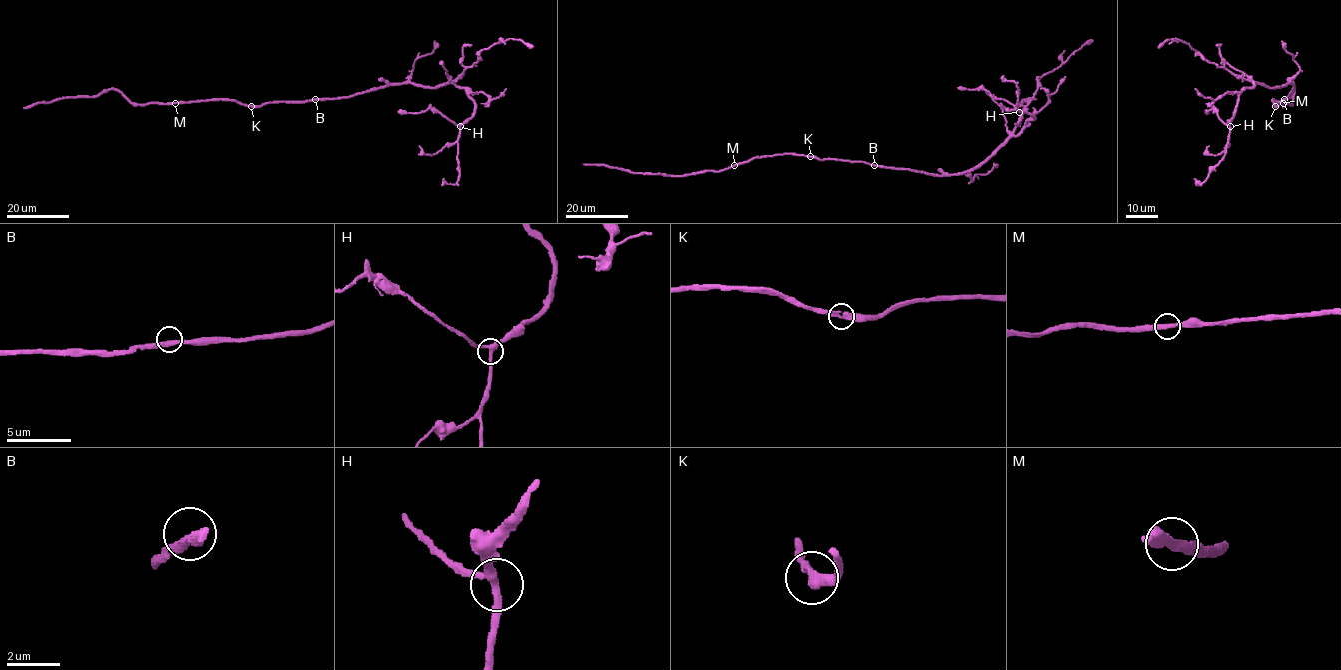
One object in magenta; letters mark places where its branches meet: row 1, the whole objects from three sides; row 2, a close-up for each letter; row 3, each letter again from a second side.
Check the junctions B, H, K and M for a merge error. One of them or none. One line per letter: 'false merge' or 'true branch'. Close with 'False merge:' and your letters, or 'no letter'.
B: true branch
H: true branch
K: true branch
M: true branch
False merge: no letter

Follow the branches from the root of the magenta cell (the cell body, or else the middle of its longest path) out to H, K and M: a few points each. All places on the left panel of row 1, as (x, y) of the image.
H: (316, 99), (349, 97), (404, 83), (433, 88), (454, 83), (465, 89), (474, 104), (474, 114), (460, 126)
K: (316, 99), (251, 106)
M: (316, 99), (265, 103), (260, 106), (225, 99), (175, 103)

